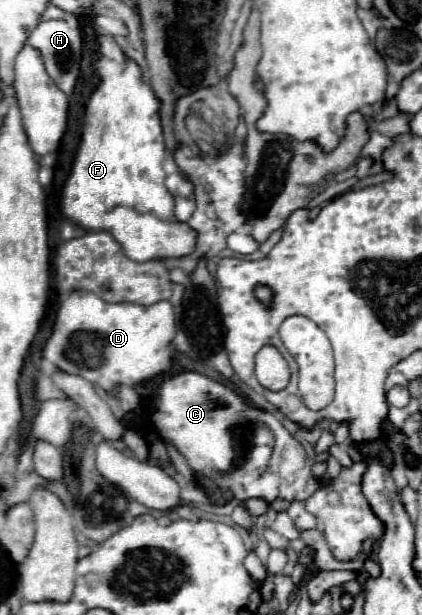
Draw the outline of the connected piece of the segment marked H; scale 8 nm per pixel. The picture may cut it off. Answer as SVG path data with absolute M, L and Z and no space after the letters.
M48 20L48 22L40 22L30 38L28 44L32 48L36 48L44 60L44 68L48 72L48 76L56 82L56 86L64 92L64 94L72 94L76 80L78 80L78 72L80 72L80 58L82 58L82 36L80 36L80 26L76 20Z

